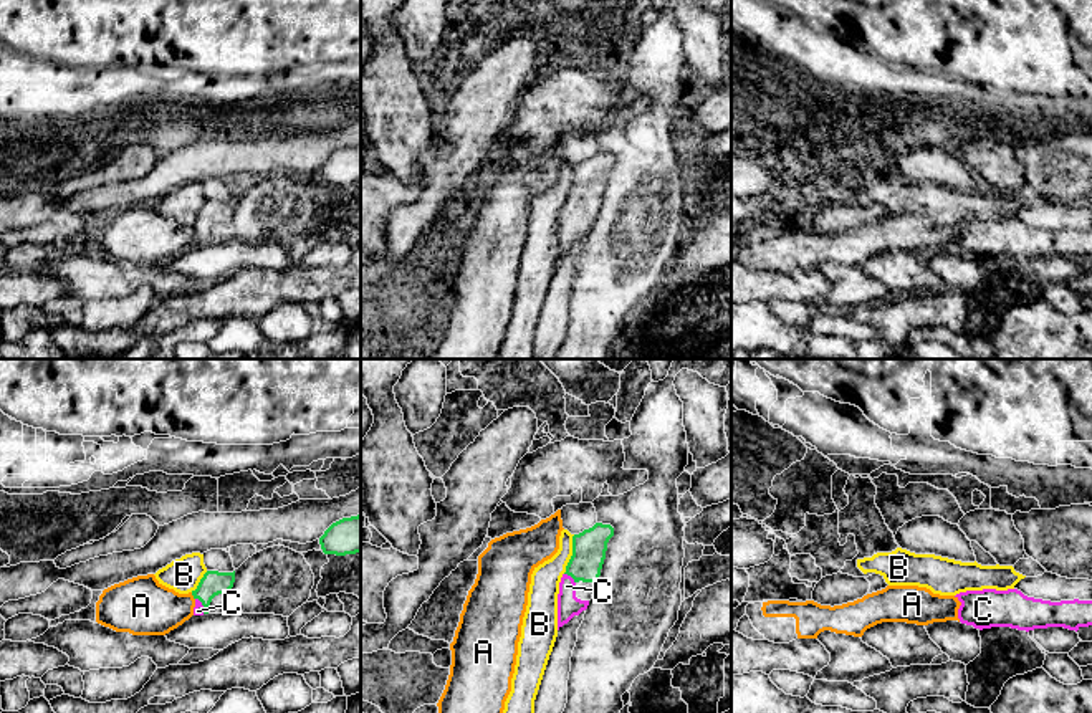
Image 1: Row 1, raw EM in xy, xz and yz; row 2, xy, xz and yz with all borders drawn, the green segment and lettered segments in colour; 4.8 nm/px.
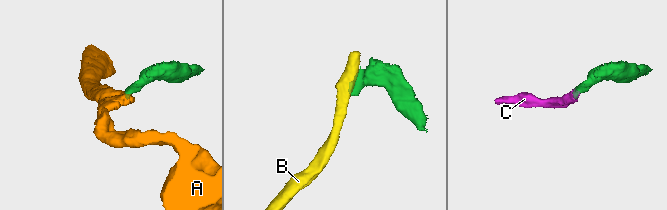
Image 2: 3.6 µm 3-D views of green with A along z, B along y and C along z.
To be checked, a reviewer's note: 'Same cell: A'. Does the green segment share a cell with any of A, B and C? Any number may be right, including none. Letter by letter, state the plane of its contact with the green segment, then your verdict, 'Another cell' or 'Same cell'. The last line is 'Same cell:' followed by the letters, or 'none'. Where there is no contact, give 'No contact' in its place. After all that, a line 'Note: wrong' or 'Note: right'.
A: Touches green in xy. Another cell
B: Touches green in xz. Another cell
C: Touches green in xz. Same cell
Same cell: C
Note: wrong

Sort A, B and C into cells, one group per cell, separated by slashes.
A / B / C

